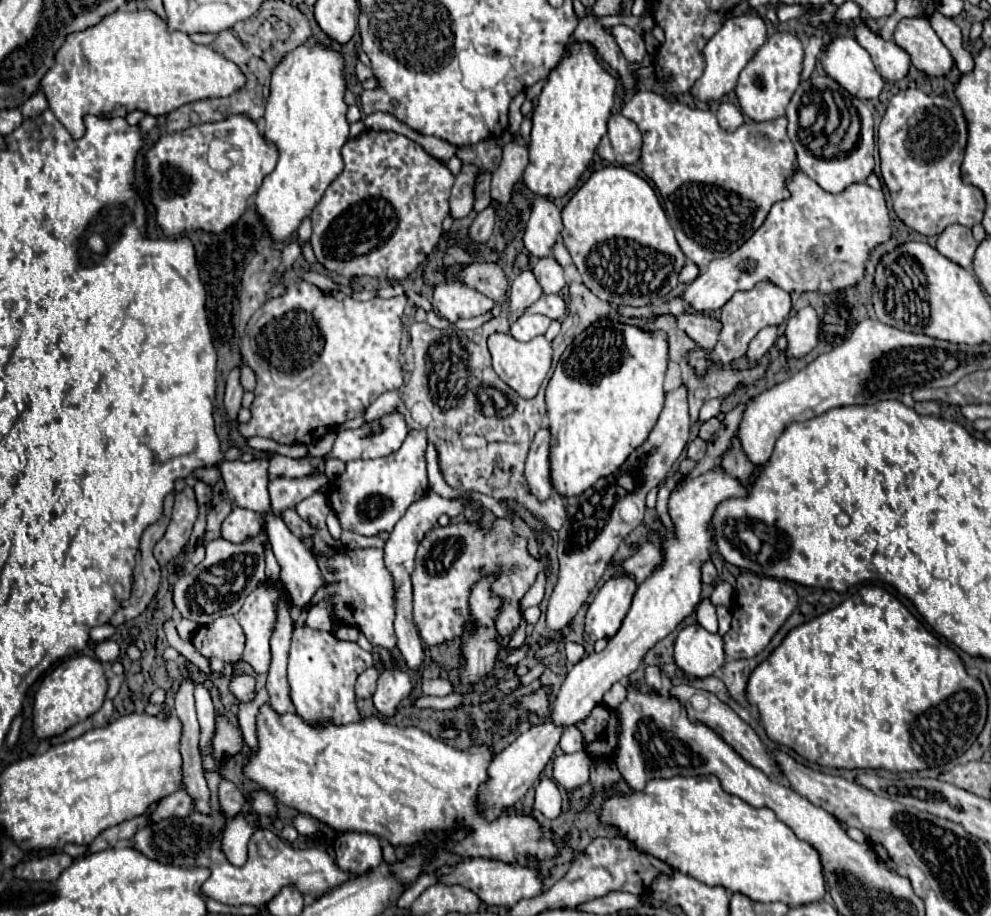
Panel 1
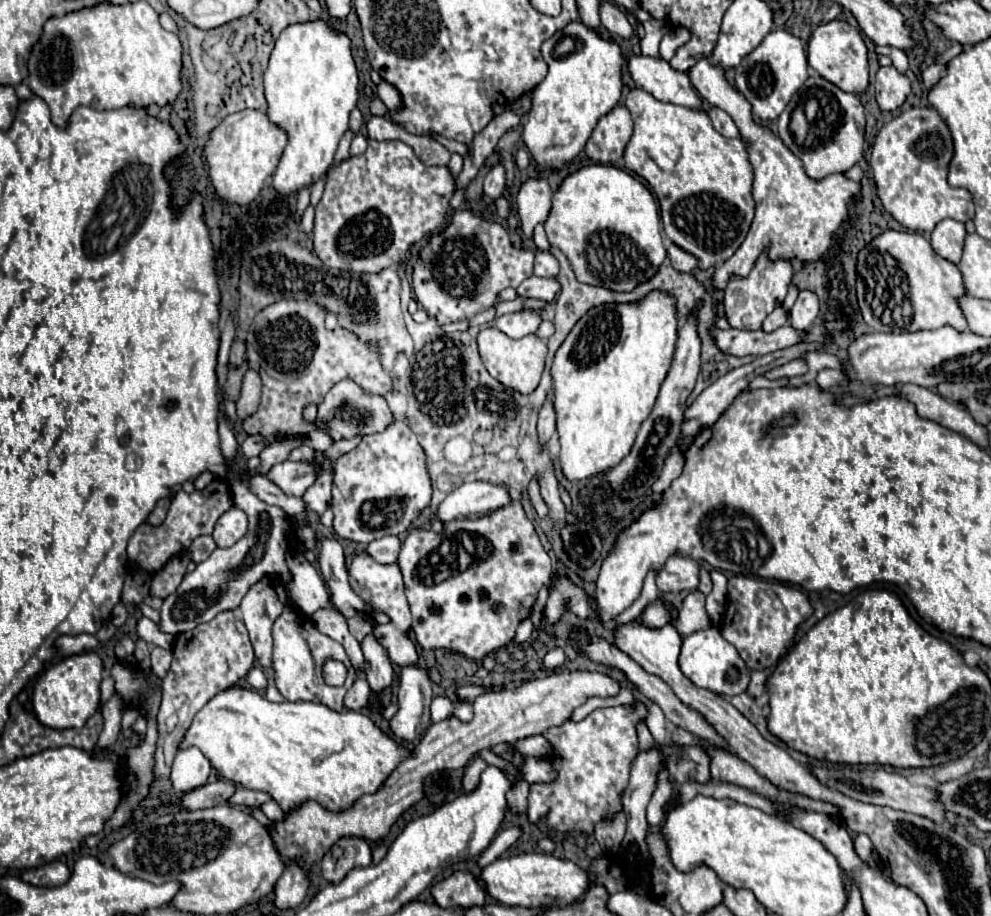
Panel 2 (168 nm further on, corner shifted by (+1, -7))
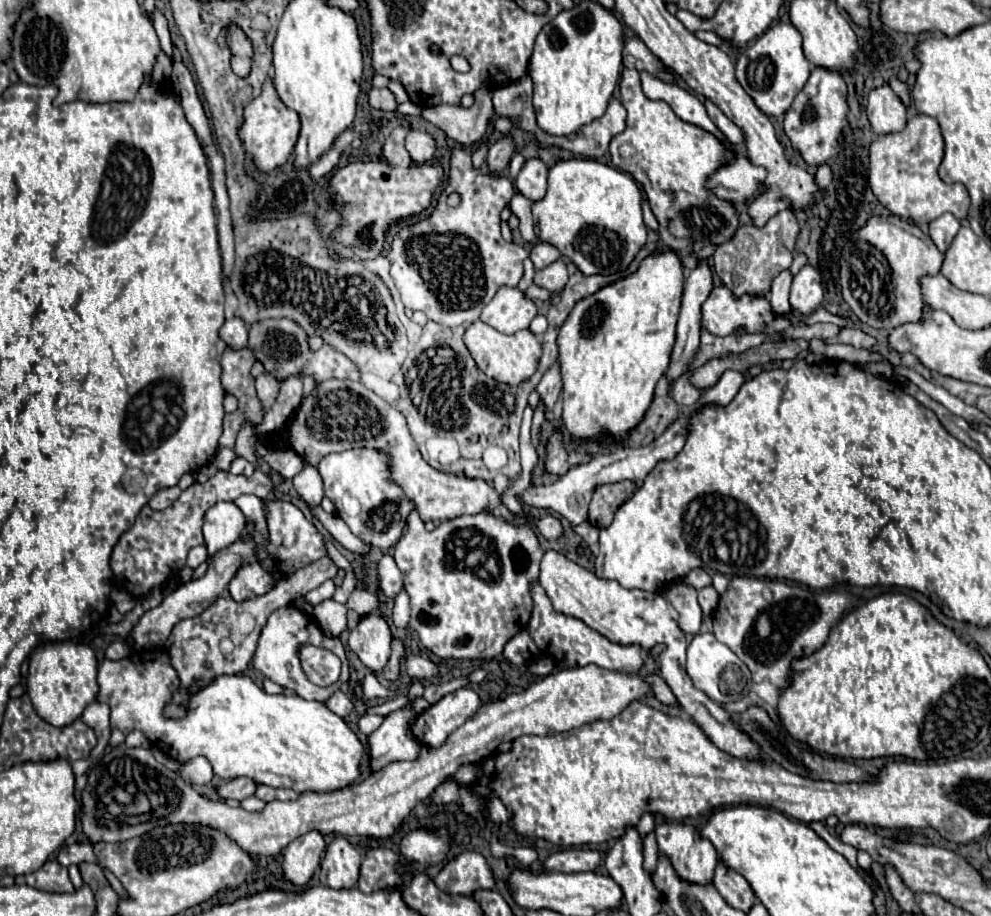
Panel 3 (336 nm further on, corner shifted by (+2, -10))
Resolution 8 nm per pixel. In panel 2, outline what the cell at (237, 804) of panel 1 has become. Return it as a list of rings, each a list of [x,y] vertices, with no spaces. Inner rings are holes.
[[[238,788],[236,794],[230,798],[230,802],[240,804],[240,806],[260,806],[264,802],[272,800],[266,792],[258,792],[258,790],[248,790],[248,788]]]

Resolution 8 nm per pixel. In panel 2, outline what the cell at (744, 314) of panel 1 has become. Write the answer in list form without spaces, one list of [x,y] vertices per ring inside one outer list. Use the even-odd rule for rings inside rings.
[[[764,250],[752,272],[742,278],[742,276],[730,276],[728,286],[724,288],[724,310],[726,310],[726,318],[730,322],[732,328],[740,328],[740,330],[758,330],[762,328],[762,320],[786,298],[788,286],[792,282],[792,262],[790,260],[770,260],[768,252]]]

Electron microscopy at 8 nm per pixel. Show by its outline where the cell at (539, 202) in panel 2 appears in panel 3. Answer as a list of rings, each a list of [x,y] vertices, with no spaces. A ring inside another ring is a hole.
[[[529,159],[515,179],[515,187],[531,203],[541,201],[547,191],[547,167],[541,159]]]

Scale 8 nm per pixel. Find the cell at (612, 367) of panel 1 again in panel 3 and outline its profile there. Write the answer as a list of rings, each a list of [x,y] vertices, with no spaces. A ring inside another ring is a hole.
[[[673,251],[647,257],[639,271],[615,285],[603,287],[595,295],[581,299],[569,313],[559,331],[559,367],[563,373],[563,425],[571,439],[589,455],[603,451],[603,433],[607,441],[621,445],[627,433],[639,425],[647,405],[653,401],[657,381],[669,367],[671,349],[675,345],[675,325],[681,309],[683,295],[683,267]]]

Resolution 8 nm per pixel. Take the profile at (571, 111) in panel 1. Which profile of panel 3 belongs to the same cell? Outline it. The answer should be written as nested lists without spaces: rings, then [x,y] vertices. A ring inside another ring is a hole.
[[[583,1],[571,11],[561,11],[547,23],[529,61],[529,77],[535,85],[533,107],[541,131],[565,137],[601,117],[619,83],[623,59],[623,27],[619,19],[595,1]]]

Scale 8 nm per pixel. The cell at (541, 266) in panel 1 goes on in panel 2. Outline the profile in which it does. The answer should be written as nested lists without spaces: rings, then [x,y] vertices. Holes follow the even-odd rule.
[[[536,252],[536,260],[534,260],[534,274],[536,276],[558,276],[558,260],[552,256],[552,252]]]

